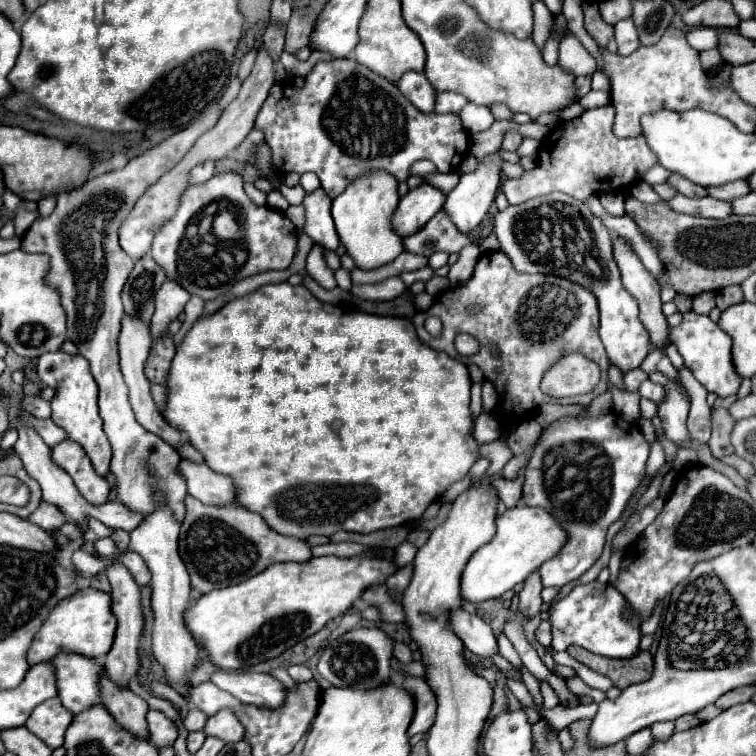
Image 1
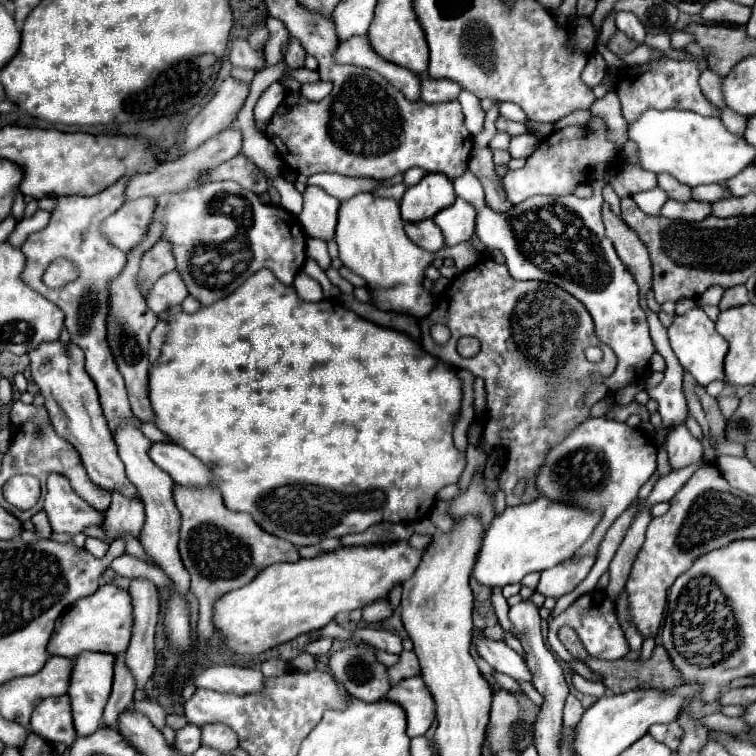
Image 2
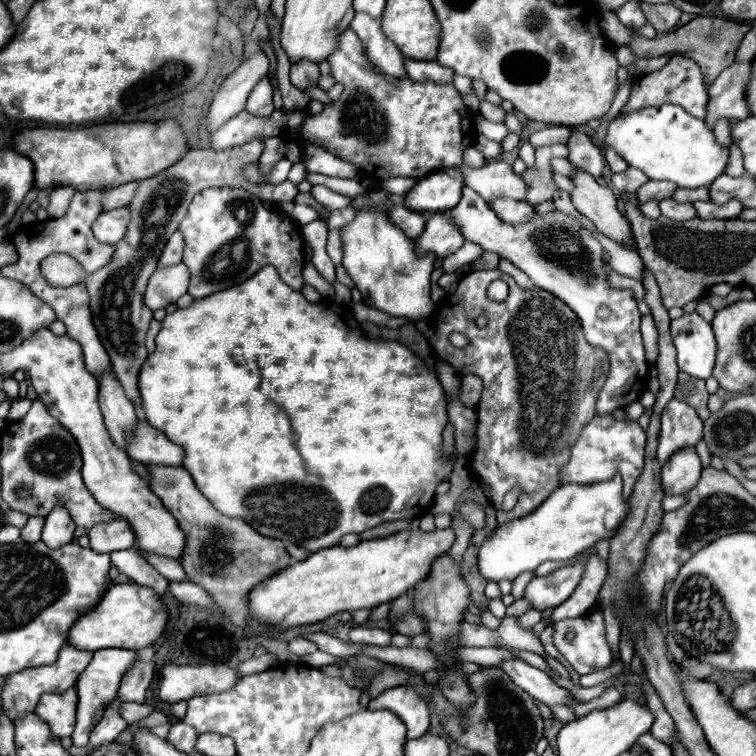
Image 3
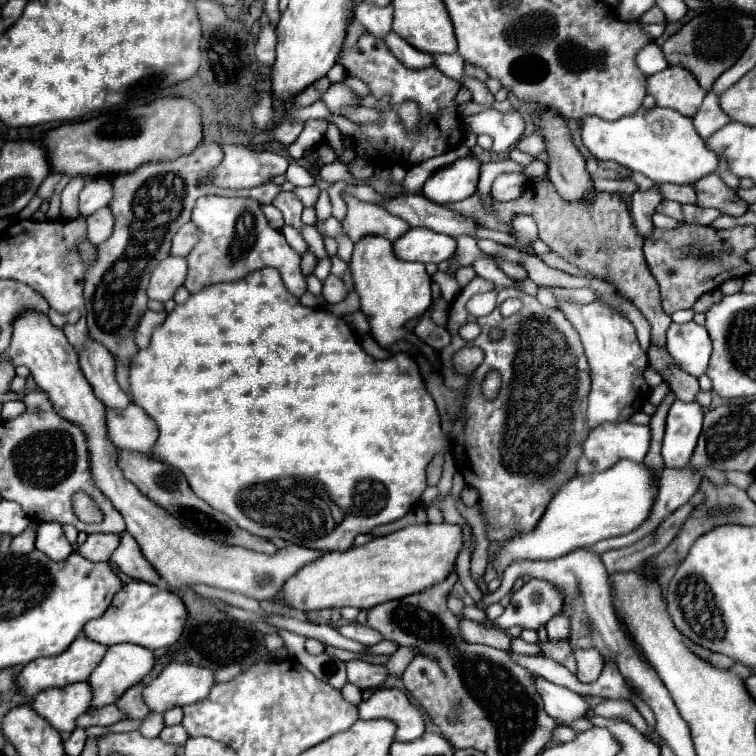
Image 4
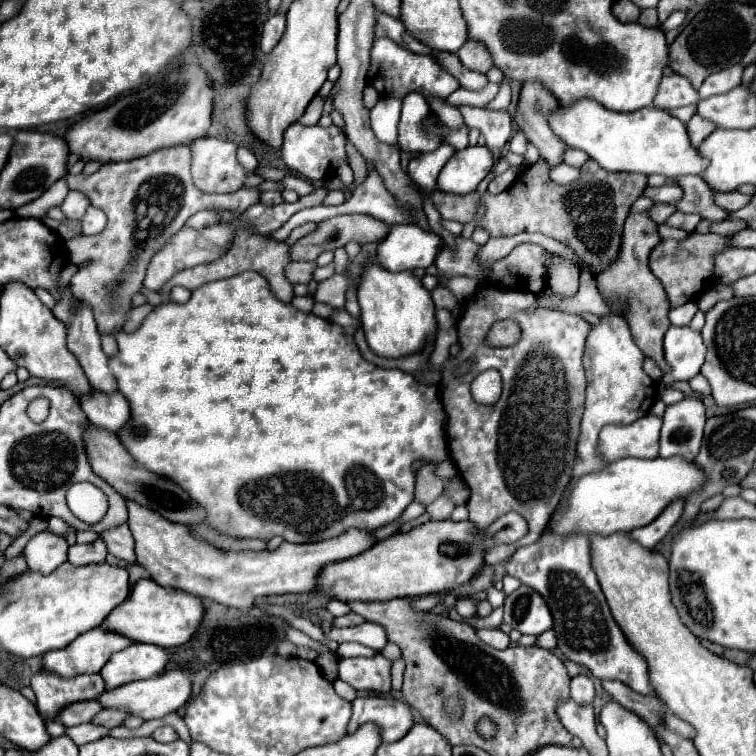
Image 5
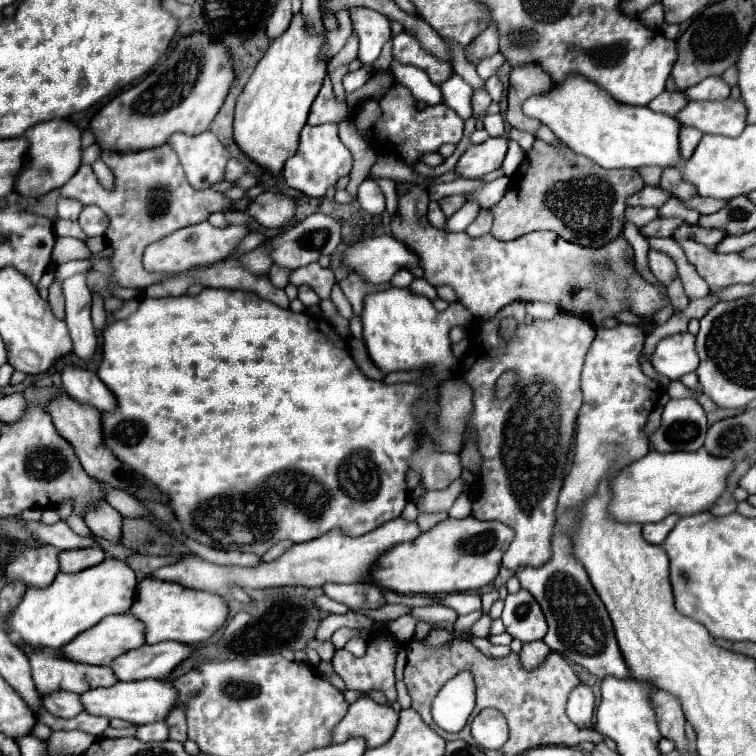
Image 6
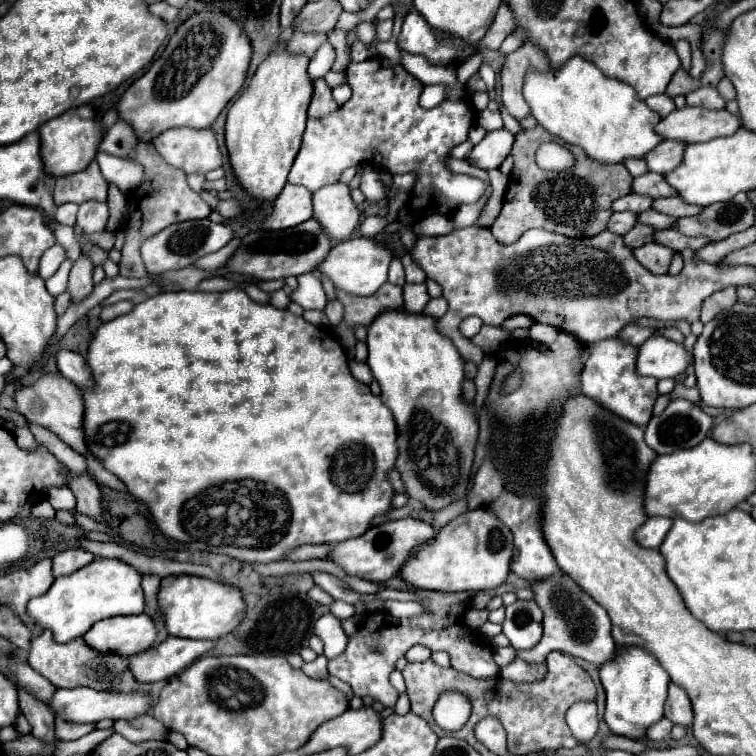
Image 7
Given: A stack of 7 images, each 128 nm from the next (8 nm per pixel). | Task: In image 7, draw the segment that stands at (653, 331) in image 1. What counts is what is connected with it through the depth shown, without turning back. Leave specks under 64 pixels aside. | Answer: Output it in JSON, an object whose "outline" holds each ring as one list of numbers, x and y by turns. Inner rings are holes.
{"outline":[[522,44,516,52,506,56,506,62,500,74,502,76,502,104,508,110,508,114,514,116,516,120,530,116,530,108,522,96,524,78,530,68,546,72,550,64,540,48,532,44]]}

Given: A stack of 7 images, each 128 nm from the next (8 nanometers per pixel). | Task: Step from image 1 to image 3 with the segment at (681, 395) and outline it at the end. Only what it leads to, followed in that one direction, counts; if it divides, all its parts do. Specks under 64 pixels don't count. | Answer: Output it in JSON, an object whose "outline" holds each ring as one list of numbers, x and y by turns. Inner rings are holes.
{"outline":[[684,448,672,454,662,466,662,486,666,494,684,494,700,478,702,462,694,448]]}

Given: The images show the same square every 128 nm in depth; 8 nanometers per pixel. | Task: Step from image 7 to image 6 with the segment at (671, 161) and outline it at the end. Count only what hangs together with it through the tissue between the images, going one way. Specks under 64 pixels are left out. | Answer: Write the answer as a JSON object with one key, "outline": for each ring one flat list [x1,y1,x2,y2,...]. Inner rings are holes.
{"outline":[[682,126,682,130,680,130,680,154,682,154,682,160,688,160,692,156,692,152,696,150,702,136,704,134,700,134,698,128]]}

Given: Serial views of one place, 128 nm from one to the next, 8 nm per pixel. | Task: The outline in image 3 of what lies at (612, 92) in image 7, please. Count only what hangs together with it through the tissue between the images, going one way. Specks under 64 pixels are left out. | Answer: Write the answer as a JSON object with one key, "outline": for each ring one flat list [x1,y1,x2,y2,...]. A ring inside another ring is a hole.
{"outline":[[674,104,658,108,642,108,628,116,618,116,606,132,606,140,630,166,642,170,652,180,670,180,680,188,710,186,720,174,724,174,730,152,716,142,712,128,704,120,698,120]]}

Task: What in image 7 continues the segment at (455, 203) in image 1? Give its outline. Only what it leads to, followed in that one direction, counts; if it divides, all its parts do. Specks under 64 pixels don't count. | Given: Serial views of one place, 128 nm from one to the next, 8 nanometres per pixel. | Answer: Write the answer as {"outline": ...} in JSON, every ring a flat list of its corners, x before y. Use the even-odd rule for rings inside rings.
{"outline":[[360,236,360,238,348,238,338,246,334,246,318,270,330,276,336,288,356,296,370,296,388,280,388,266,392,260,394,250,388,244,378,242,376,238]]}

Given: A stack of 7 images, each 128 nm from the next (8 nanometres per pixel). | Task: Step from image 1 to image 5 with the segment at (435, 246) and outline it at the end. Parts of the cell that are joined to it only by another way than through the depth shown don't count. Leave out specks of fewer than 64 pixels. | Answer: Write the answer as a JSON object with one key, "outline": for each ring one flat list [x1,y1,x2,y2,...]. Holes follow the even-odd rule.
{"outline":[[366,214,334,216,318,224,318,230,306,234,296,244,290,246,292,260,316,260,322,250,336,250,348,242,358,242,360,246,368,242,380,242,388,236,390,226,378,218]]}

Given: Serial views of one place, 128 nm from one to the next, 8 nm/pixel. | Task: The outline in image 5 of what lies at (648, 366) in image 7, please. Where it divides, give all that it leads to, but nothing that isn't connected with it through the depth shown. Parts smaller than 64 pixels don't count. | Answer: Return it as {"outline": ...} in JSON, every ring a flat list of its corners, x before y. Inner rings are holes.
{"outline":[[670,326,664,336,664,356,672,368,662,377,665,383,694,378,700,372,706,356,702,334,690,326]]}

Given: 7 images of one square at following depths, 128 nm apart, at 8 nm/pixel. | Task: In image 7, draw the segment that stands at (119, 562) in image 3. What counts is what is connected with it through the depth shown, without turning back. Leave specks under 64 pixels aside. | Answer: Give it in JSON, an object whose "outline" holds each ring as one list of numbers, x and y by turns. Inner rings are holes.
{"outline":[[72,474,72,482,70,482,70,490,76,494,76,512,90,516,94,520,104,522,102,514,102,494,100,494,100,486,88,478,88,476,76,476]]}

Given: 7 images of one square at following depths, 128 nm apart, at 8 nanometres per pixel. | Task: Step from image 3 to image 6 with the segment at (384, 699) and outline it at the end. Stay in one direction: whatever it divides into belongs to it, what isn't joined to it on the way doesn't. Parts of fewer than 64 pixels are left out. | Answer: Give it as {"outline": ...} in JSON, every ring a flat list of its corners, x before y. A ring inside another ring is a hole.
{"outline":[[362,696,354,704,350,704,348,714,334,728,332,742,340,744,340,742,346,742,348,738,362,736,362,738,366,738,368,748,382,746,396,732,398,718,400,718,400,714,392,706,378,704,372,698]]}

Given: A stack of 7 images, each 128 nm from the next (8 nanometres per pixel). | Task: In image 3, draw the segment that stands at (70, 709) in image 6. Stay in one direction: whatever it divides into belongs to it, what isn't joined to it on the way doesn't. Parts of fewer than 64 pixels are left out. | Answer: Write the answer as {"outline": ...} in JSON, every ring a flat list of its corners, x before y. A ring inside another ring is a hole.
{"outline":[[124,702,124,704,122,704,122,710,120,710,122,718,124,718,128,724,140,722,142,718,150,716,152,712,154,712,152,706,148,706,148,704,136,704,136,702]]}

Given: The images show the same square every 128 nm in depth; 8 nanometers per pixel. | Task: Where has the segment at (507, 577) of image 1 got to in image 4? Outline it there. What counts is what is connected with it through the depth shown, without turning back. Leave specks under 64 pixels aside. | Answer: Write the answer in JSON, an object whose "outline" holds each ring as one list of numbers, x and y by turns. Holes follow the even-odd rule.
{"outline":[[620,460,608,472,600,472,596,476,574,476,554,494,534,530,512,536,512,540,504,542,496,550,492,566,498,578,502,578,504,570,512,562,552,560,558,556,566,556,568,552,574,552,578,548,588,548,598,540,624,536,636,530,648,518,656,492,658,482,648,470,644,470,644,464,636,464,630,460]]}

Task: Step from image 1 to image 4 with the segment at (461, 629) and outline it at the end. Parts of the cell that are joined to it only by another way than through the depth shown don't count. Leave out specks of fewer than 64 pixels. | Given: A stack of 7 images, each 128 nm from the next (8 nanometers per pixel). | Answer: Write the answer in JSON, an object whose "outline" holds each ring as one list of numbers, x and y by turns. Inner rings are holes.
{"outline":[[536,678,534,688,540,694,540,698,544,700,546,712,550,716,554,716,554,718,572,722,576,718,582,718,590,710,582,696,578,696,576,692,572,692,572,690,568,690,564,686,552,684,552,682,544,680,544,678]]}

